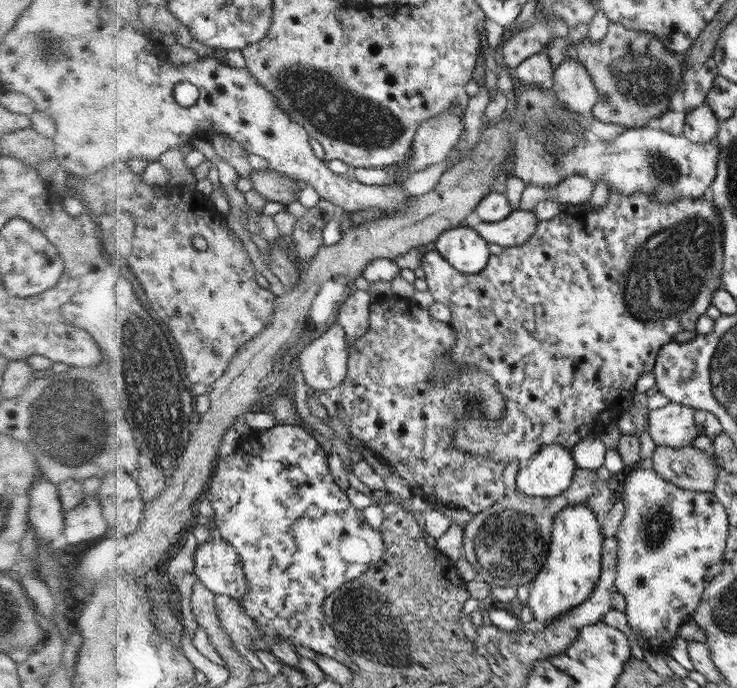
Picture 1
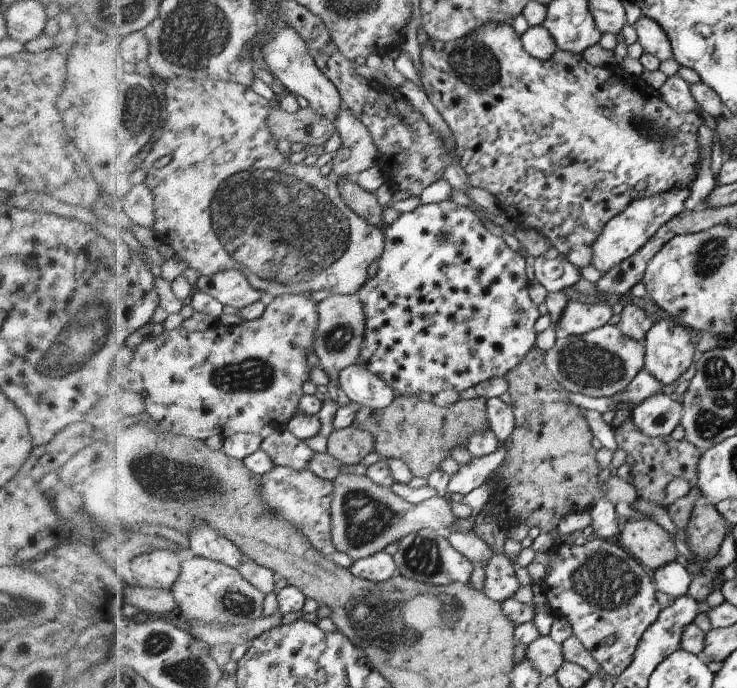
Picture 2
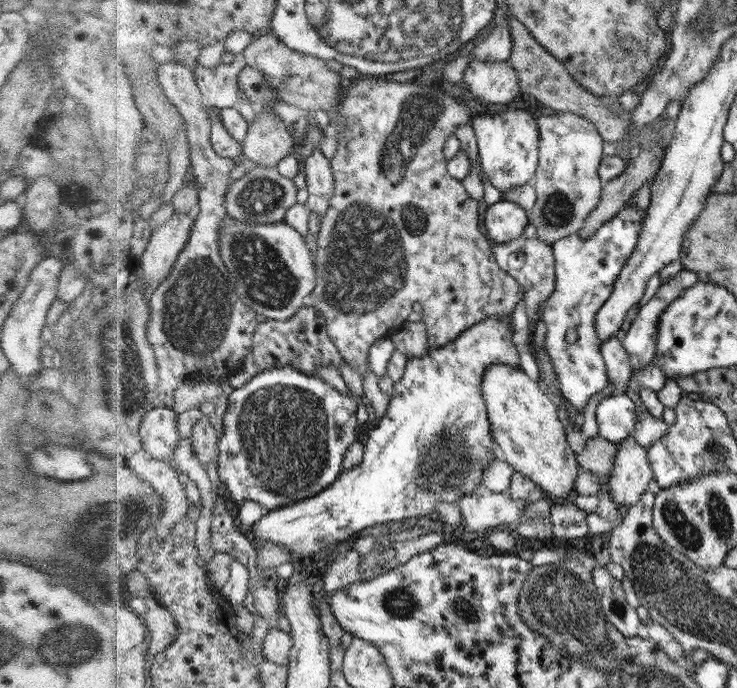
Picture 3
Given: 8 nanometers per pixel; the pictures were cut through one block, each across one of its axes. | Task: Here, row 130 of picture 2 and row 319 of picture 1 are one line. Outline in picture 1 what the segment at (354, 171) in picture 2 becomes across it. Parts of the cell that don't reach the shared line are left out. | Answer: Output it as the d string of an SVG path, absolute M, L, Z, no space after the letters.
M356 290L341 306L338 320L347 330L350 346L369 332L371 305L374 297L368 291Z

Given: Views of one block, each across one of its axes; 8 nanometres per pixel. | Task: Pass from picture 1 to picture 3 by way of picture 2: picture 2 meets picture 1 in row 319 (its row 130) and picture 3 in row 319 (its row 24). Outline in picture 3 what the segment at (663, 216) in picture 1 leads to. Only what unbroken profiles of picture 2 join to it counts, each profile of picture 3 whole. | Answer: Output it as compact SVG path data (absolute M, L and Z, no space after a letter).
M490 317L488 320L480 321L472 325L466 332L460 333L458 338L454 339L452 342L438 348L429 346L426 354L419 357L410 357L404 367L403 378L394 386L394 393L390 396L391 400L389 401L388 409L386 409L386 415L382 419L372 422L370 432L368 432L368 438L366 438L366 444L364 444L364 460L362 460L360 467L354 468L354 470L345 470L334 485L323 490L315 497L309 498L306 501L294 503L293 505L288 505L282 509L270 511L267 515L263 516L252 528L257 538L255 539L255 543L259 545L266 540L271 540L271 542L277 542L282 546L287 546L296 557L315 557L316 554L322 552L326 546L330 546L330 544L334 544L334 542L348 540L357 533L365 532L365 530L369 531L369 529L376 524L392 522L399 525L401 522L404 522L405 519L416 518L416 516L428 521L433 520L441 502L451 502L454 504L461 498L464 498L465 494L483 491L481 482L483 482L484 469L488 467L488 463L492 463L494 454L498 452L494 436L491 434L490 417L487 415L487 404L482 392L483 376L487 368L493 364L509 364L510 366L522 367L519 349L518 346L514 345L512 335L511 318Z

